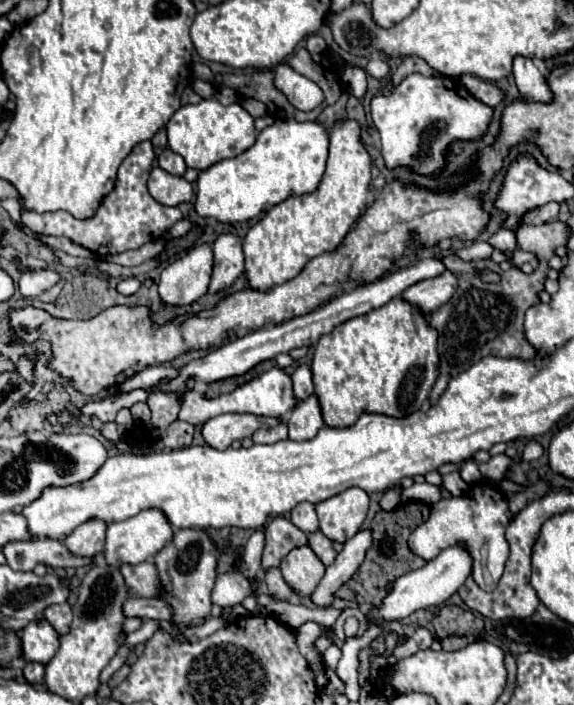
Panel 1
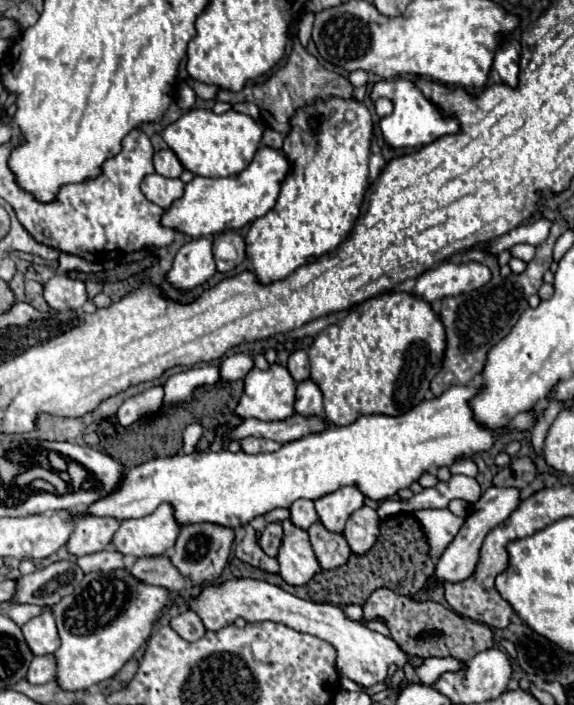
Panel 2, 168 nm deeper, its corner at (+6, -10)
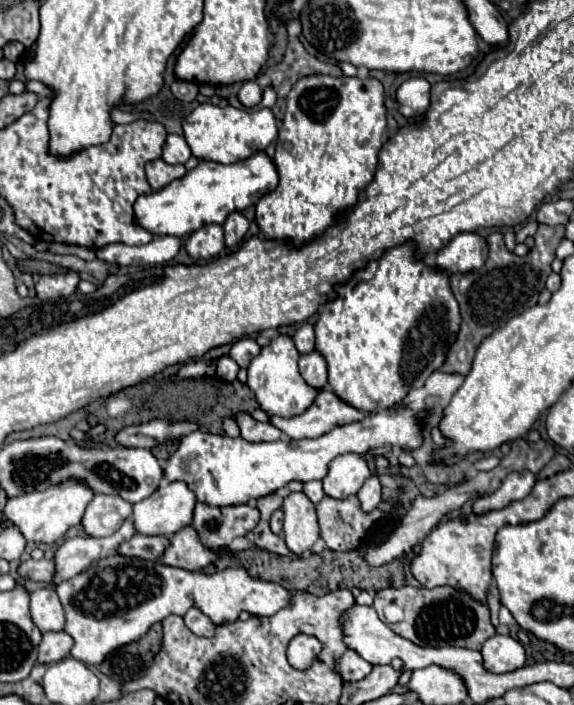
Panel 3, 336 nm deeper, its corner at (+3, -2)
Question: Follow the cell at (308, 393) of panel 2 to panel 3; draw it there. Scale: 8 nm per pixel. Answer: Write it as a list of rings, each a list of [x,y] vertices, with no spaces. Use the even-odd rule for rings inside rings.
[[[313,349],[307,355],[301,355],[299,369],[301,369],[303,379],[309,385],[313,385],[317,389],[325,389],[327,387],[327,363],[325,363],[323,355],[317,349]]]

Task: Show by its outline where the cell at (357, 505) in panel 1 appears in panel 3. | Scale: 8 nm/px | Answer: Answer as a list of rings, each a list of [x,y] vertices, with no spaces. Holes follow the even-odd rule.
[[[337,455],[323,477],[323,491],[329,497],[343,499],[355,495],[367,477],[371,477],[371,469],[363,455]]]

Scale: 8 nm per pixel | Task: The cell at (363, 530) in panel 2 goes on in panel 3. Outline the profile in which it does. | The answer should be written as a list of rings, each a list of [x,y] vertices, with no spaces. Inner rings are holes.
[[[377,469],[373,471],[371,479],[367,479],[367,483],[363,483],[357,497],[359,497],[361,507],[363,507],[365,513],[373,511],[383,501],[383,497],[381,497],[381,481],[379,481],[379,475],[377,475]]]

